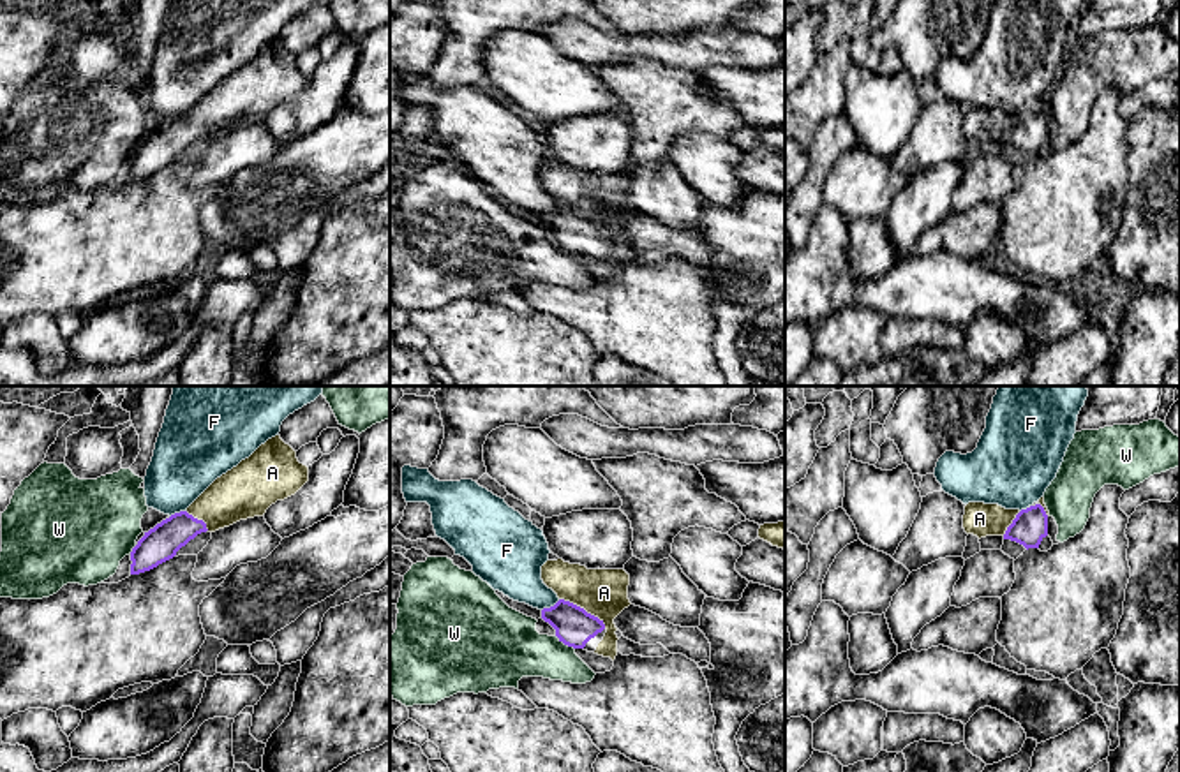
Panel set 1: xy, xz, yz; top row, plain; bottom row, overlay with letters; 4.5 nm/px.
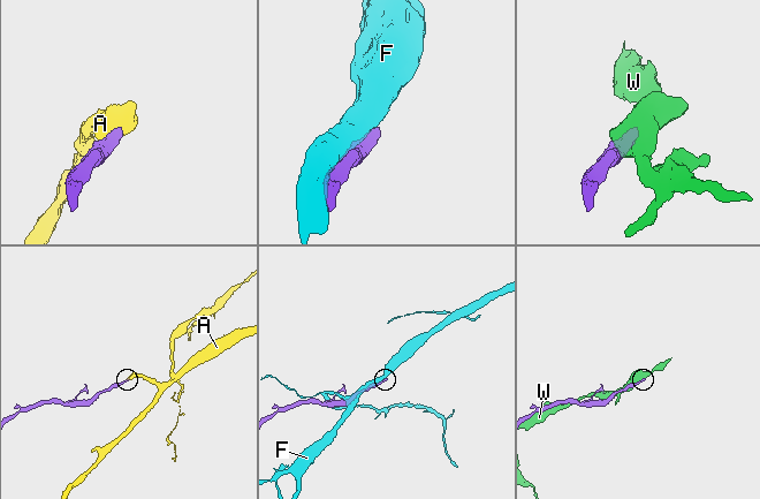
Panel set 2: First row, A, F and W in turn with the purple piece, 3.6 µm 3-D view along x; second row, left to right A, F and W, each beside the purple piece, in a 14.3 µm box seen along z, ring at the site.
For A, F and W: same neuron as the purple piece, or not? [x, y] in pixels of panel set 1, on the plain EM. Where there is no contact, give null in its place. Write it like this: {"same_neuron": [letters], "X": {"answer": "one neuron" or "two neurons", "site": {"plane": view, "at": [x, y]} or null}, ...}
{"same_neuron": ["A"], "A": {"answer": "one neuron", "site": {"plane": "xz", "at": [582, 214]}}, "F": {"answer": "two neurons", "site": {"plane": "xz", "at": [551, 212]}}, "W": {"answer": "two neurons", "site": {"plane": "xz", "at": [565, 249]}}}

